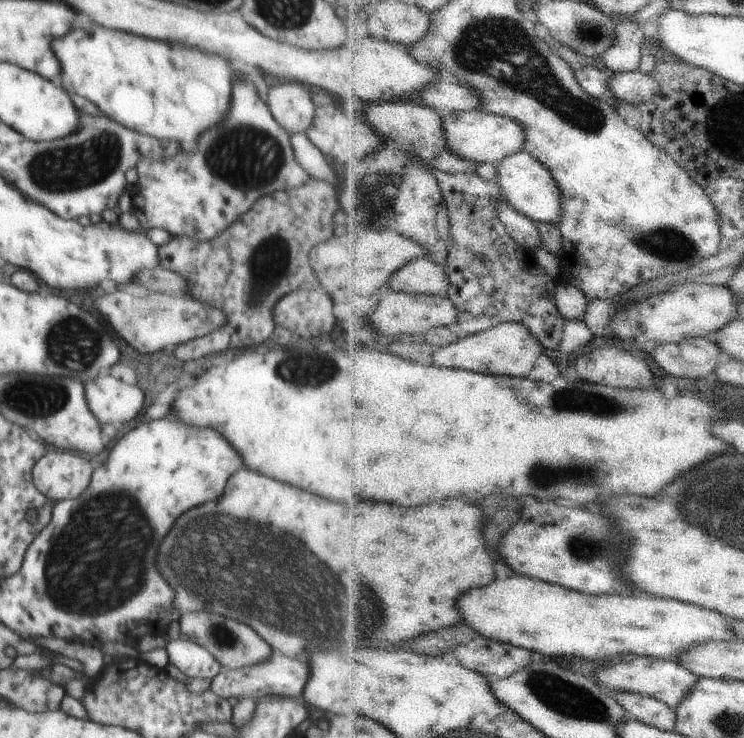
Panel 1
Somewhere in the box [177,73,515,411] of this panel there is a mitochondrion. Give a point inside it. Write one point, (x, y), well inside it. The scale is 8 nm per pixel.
(261, 155)

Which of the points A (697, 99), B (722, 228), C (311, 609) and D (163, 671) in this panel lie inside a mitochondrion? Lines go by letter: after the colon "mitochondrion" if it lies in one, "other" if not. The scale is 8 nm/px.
A: other
B: other
C: mitochondrion
D: other

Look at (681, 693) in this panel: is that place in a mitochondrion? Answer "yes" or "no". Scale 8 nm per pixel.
no

